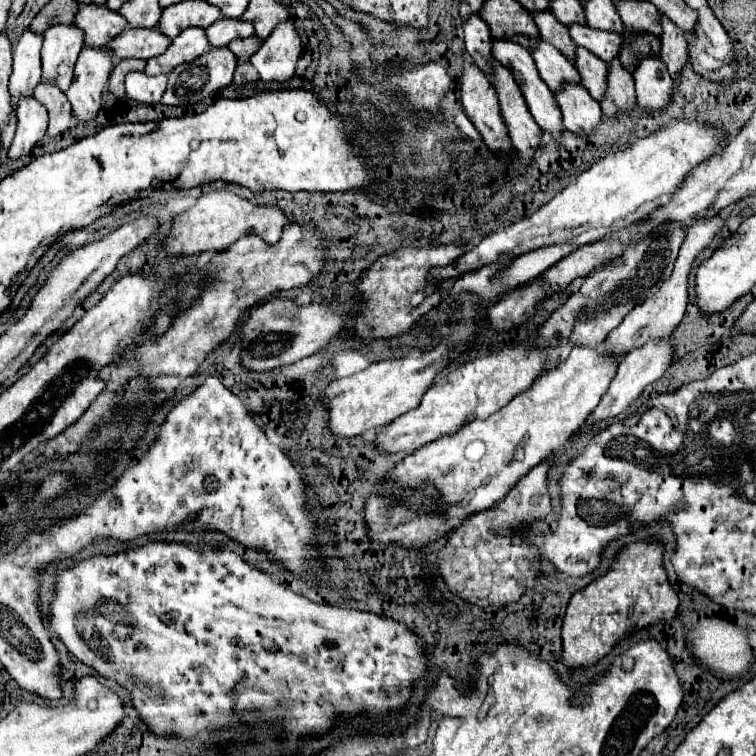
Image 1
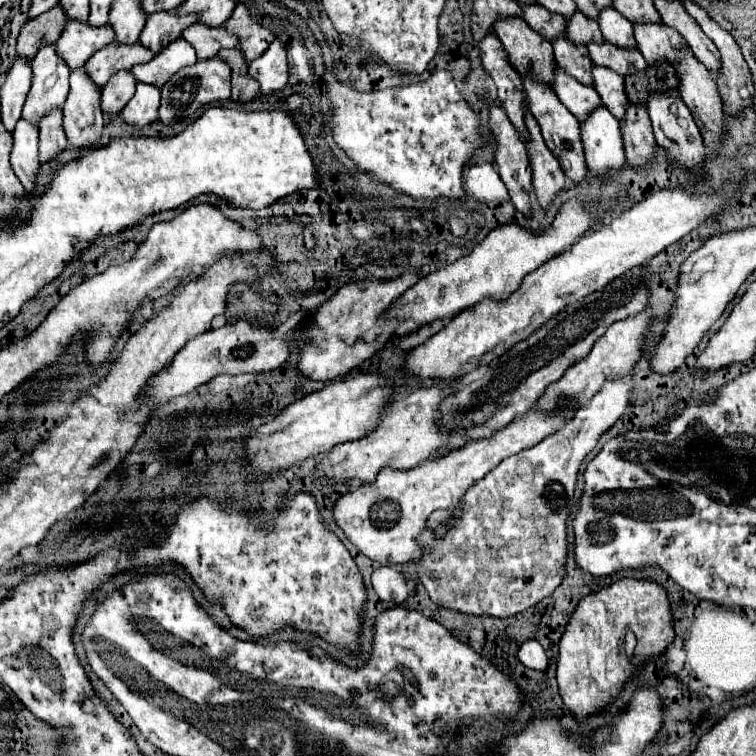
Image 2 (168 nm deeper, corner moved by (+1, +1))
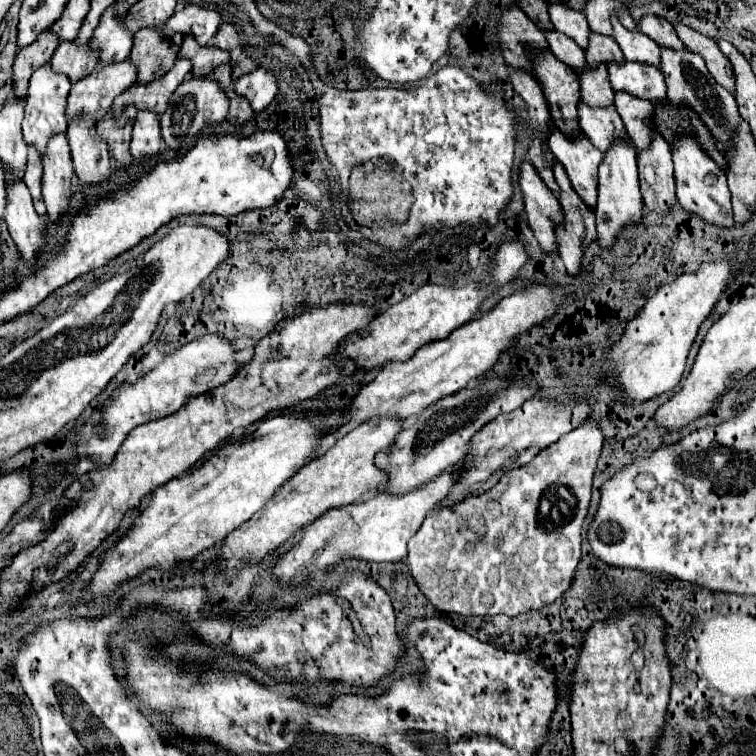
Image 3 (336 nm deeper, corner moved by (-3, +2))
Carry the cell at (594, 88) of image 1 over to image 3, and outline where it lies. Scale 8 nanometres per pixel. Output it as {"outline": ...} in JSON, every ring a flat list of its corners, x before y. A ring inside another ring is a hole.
{"outline":[[615,93,615,109,621,115,625,129,633,141,633,145,641,151,647,149,651,143,655,129,653,123,653,115,655,115,655,107,649,101,637,99,637,97,629,97,627,93]]}

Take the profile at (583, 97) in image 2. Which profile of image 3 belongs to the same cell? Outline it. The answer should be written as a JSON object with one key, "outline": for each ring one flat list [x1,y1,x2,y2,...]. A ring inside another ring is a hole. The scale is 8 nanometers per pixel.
{"outline":[[579,103,579,123,581,131,599,151,607,151,613,141,623,139,627,135,625,125,615,107,593,109,585,103]]}

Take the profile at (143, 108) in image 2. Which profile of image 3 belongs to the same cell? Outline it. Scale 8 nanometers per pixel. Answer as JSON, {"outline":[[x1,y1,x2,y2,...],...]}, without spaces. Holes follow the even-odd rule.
{"outline":[[139,111,133,123,133,139,131,139,131,155,135,161,145,157,155,157,163,149,159,117,149,111]]}

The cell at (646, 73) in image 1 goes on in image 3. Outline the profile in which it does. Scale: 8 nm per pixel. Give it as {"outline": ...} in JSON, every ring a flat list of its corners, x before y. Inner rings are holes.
{"outline":[[681,135,673,145,673,163,675,163,675,183,677,183,677,201,679,205,689,211,691,215,717,225,731,229,735,225,733,221,733,209,731,209,731,193,727,187,725,171,717,167,717,163,693,141,689,135]]}

